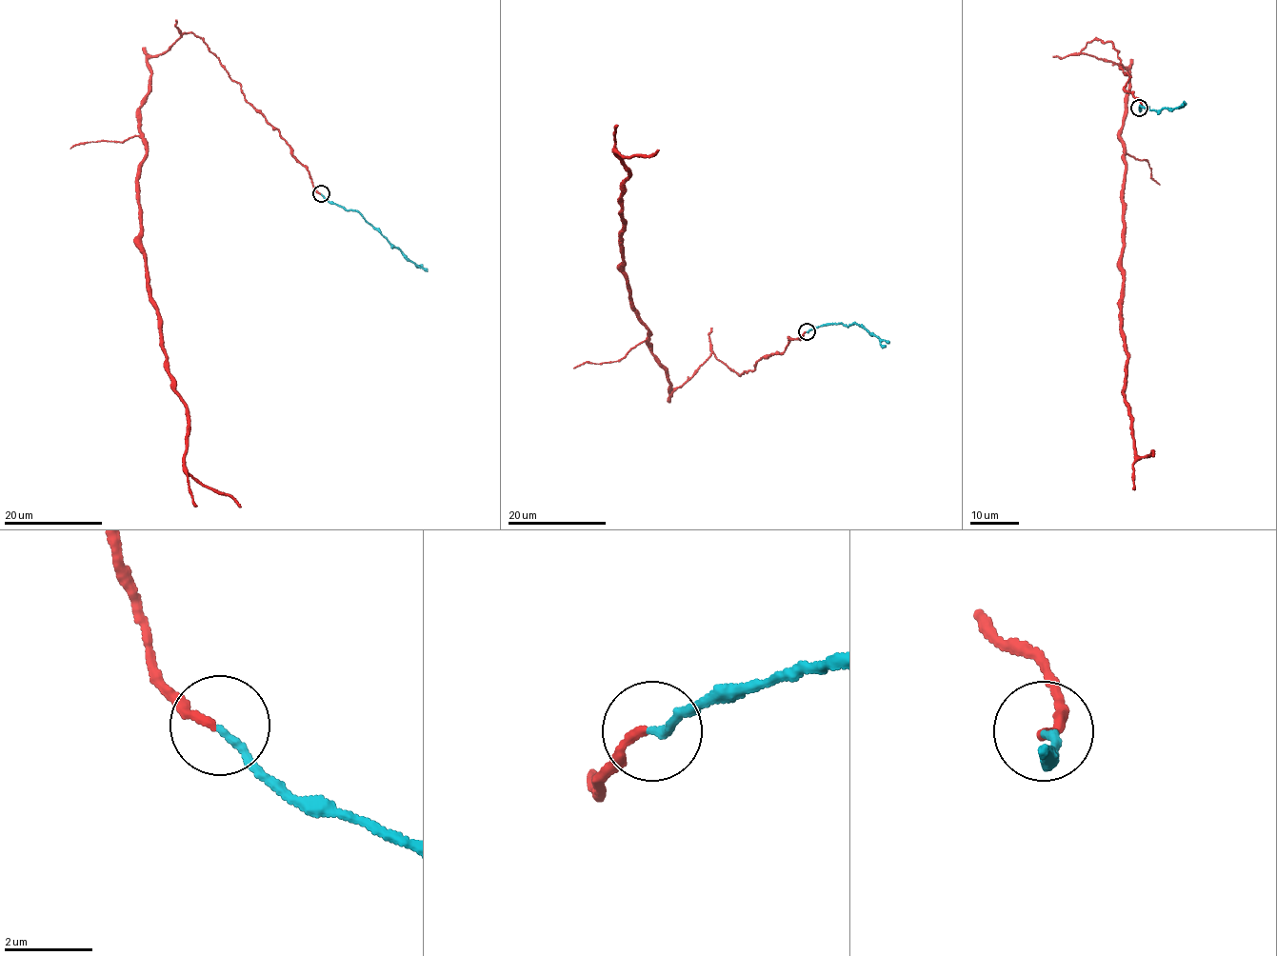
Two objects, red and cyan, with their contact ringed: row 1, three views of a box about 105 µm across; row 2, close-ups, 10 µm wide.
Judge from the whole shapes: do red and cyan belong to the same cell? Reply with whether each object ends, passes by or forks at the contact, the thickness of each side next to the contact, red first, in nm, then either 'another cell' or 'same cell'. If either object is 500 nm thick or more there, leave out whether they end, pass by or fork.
red ends | cyan ends | 200/150 nm | same cell

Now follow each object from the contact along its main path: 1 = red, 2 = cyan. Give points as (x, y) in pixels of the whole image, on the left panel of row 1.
1: (320, 193), (200, 38), (183, 33), (148, 57), (146, 286), (186, 408), (185, 469), (240, 507)
2: (320, 193), (330, 202), (355, 209), (389, 243), (428, 271)

